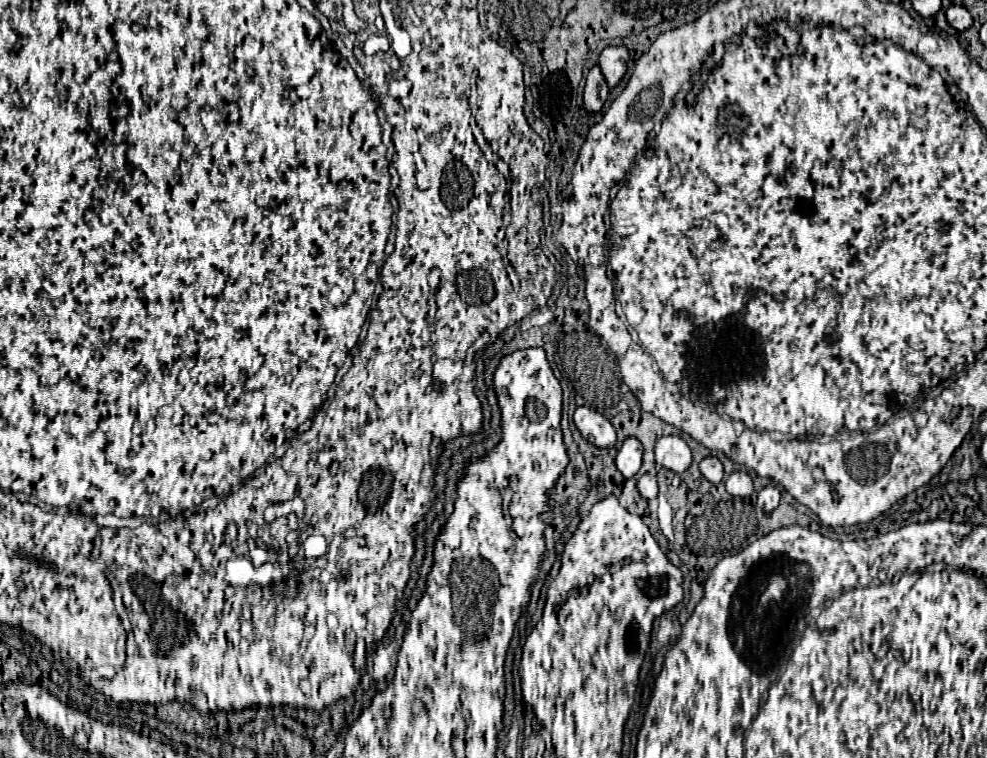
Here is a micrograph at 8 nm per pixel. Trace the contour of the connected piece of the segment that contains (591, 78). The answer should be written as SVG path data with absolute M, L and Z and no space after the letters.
M595 65L587 75L587 83L585 83L585 91L583 91L583 105L589 113L597 113L597 111L601 111L607 97L609 97L609 87L605 83L601 69Z

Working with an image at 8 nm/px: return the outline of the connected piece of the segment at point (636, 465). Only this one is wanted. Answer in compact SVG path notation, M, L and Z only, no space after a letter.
M629 437L623 441L619 453L617 453L617 469L623 473L623 477L635 477L641 469L641 457L643 457L643 445L639 439Z

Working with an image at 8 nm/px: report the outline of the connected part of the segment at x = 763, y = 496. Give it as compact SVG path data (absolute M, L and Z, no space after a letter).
M767 485L767 487L763 487L763 489L759 491L757 505L763 507L765 511L773 511L773 509L777 509L779 501L781 501L781 491L779 491L775 485Z

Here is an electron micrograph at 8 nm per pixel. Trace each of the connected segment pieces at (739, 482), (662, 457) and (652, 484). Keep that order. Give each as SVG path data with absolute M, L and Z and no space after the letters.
M733 471L725 481L727 493L735 497L747 497L753 493L753 479L747 471Z
M667 435L655 445L655 461L659 467L665 467L673 473L683 473L691 465L691 449L681 437Z
M641 475L637 481L637 489L645 499L657 497L657 479L651 475Z

